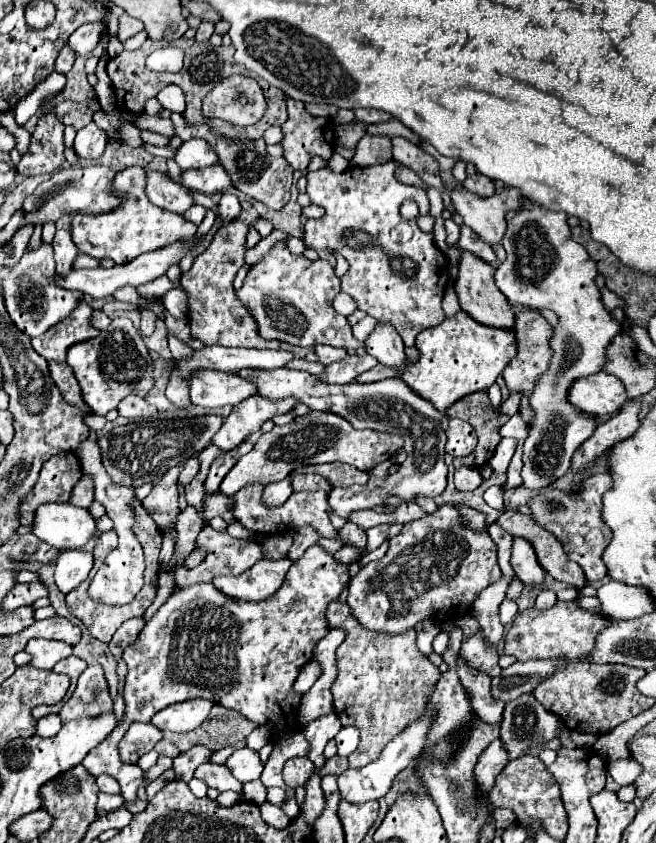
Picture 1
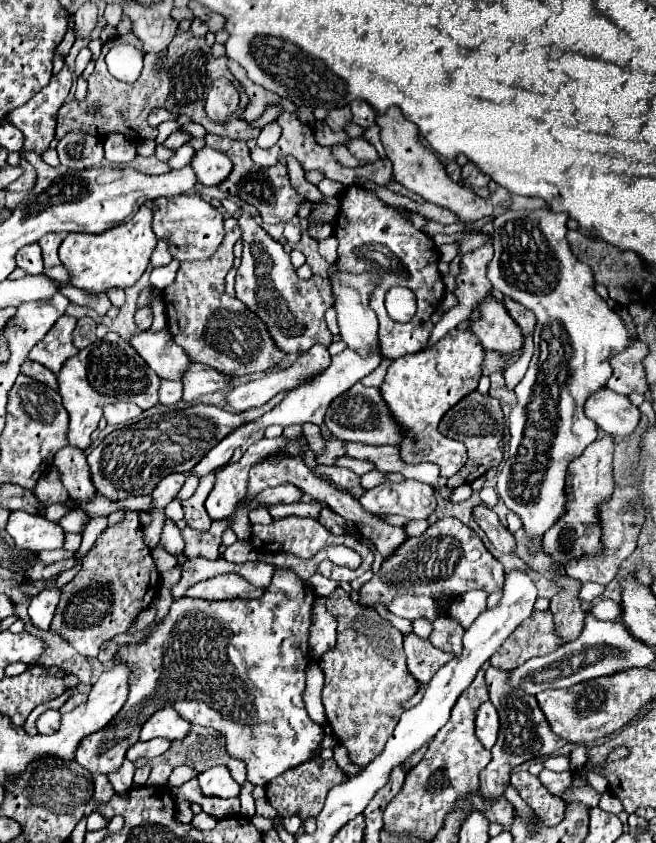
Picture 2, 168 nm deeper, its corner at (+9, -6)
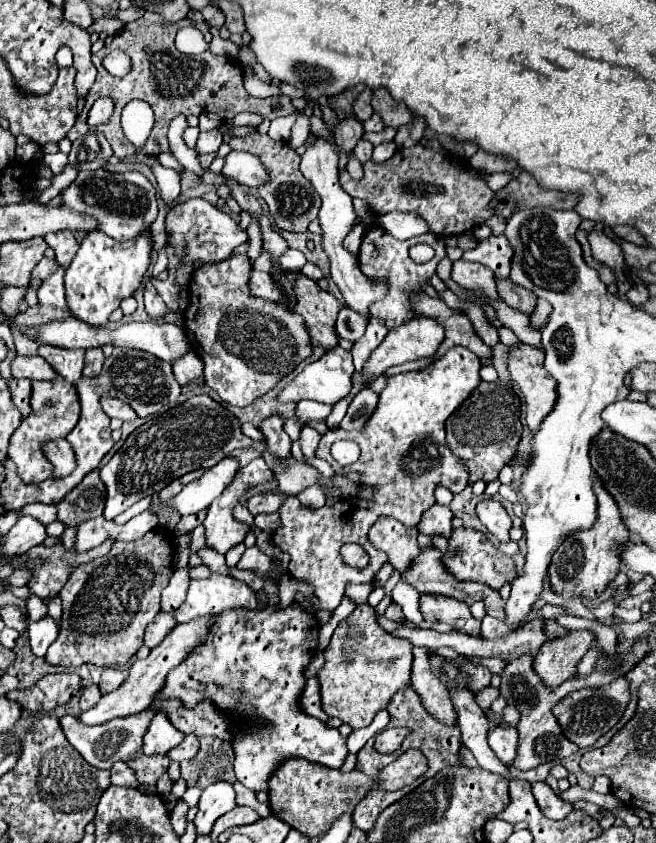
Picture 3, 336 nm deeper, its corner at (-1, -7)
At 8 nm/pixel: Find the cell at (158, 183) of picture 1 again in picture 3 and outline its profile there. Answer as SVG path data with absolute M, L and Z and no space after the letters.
M188 198L176 202L166 214L166 238L170 250L176 254L178 260L192 260L192 262L222 262L226 260L236 246L248 240L248 234L242 232L226 212L216 208L212 202L204 198Z

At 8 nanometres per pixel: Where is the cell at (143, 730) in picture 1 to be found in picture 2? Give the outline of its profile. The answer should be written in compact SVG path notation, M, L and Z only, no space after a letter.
M152 739L152 741L146 741L146 743L136 743L134 747L130 747L130 751L126 753L126 759L130 761L136 761L136 759L154 759L154 757L160 757L164 755L166 751L170 749L170 741L168 739Z

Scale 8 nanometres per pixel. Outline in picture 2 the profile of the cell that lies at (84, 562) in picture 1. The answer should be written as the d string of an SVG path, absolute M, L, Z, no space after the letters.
M42 589L28 607L28 615L30 621L34 623L34 627L38 627L40 631L48 631L50 621L54 617L54 609L58 605L60 599L60 589Z

